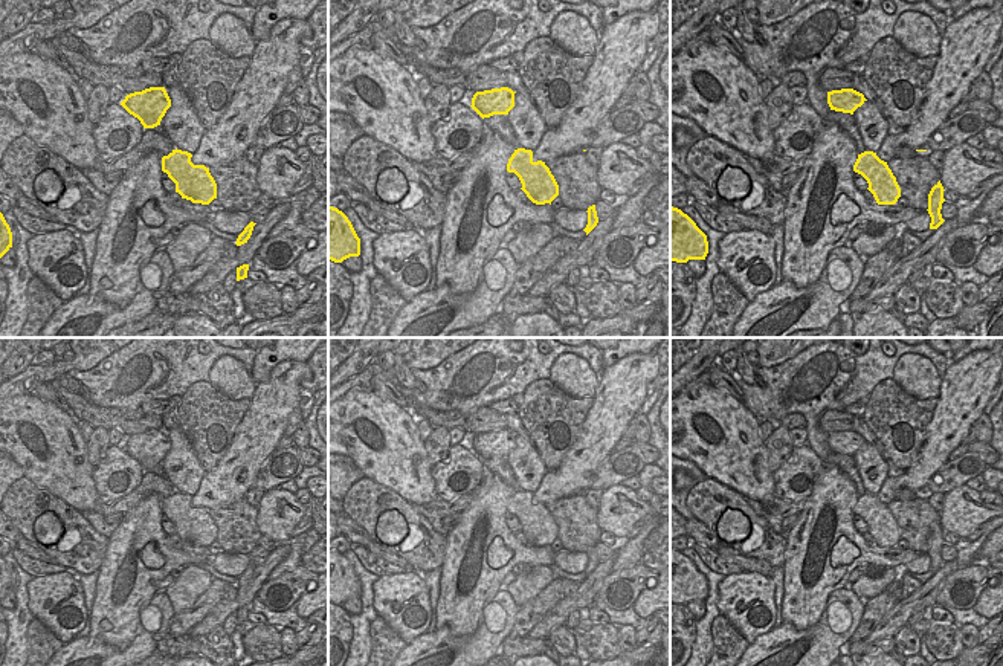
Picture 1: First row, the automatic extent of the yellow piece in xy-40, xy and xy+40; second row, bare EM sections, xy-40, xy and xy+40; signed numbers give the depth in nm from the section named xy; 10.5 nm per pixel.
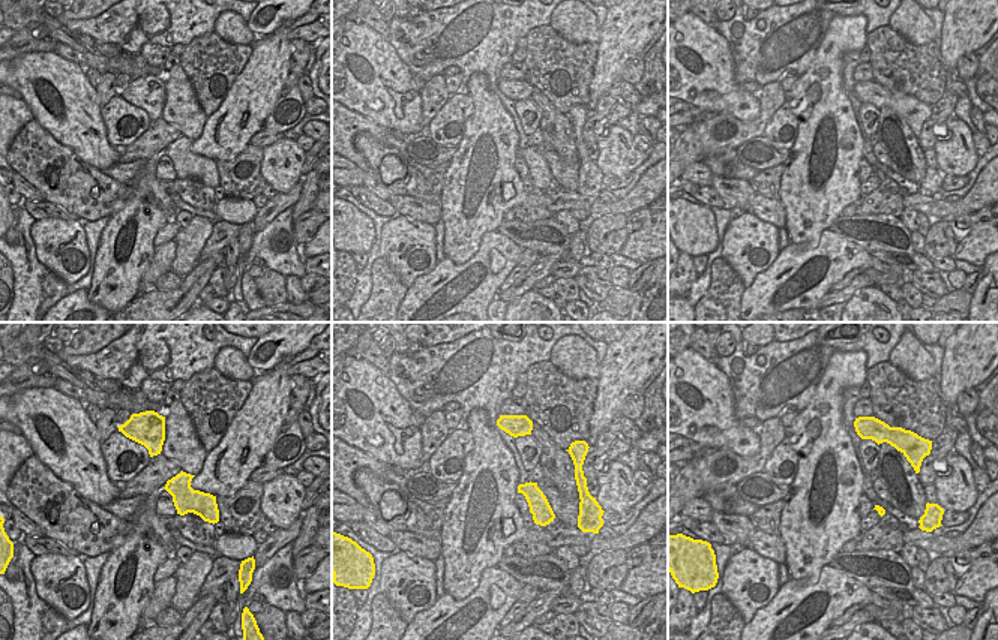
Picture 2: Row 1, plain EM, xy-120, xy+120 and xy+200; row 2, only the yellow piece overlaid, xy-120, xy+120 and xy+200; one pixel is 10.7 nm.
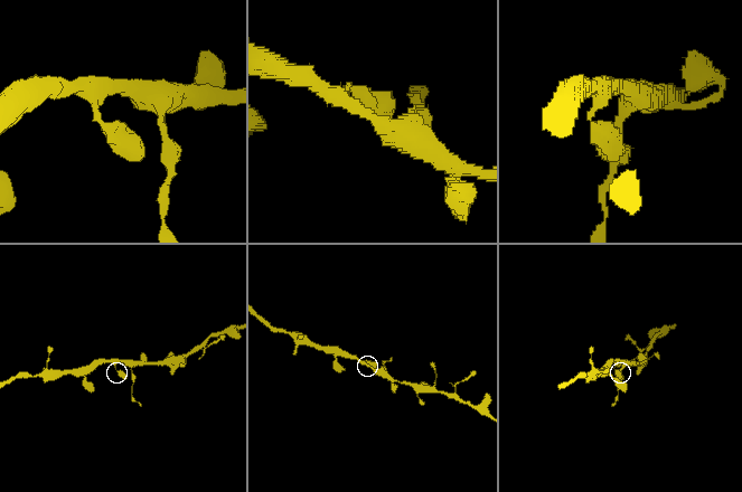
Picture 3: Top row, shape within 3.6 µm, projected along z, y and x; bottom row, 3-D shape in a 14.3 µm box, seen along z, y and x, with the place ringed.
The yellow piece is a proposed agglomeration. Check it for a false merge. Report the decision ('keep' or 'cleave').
cleave

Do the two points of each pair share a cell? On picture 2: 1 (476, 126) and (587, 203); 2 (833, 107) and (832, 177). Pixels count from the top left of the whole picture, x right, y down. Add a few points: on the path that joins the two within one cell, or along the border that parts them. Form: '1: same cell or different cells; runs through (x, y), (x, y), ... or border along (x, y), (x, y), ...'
1: same cell; runs through (494, 159), (529, 198), (554, 198)
2: same cell; runs through (836, 125), (839, 141), (838, 159)

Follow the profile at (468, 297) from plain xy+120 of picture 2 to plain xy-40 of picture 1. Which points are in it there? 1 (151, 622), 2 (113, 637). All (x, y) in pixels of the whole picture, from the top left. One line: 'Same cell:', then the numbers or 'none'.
Same cell: 1

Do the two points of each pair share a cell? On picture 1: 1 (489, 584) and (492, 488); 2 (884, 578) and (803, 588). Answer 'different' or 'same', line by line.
1: same
2: different

